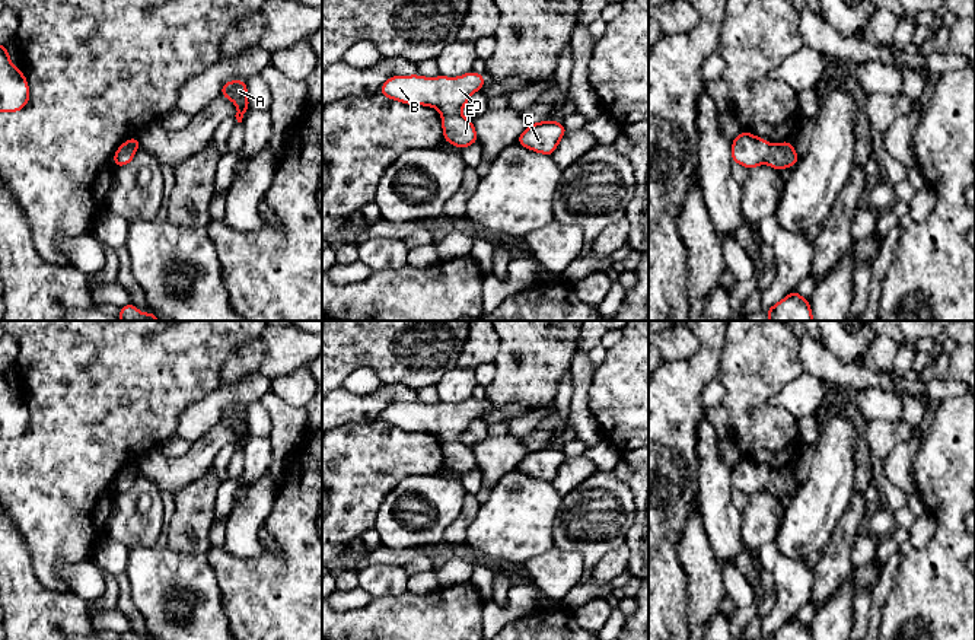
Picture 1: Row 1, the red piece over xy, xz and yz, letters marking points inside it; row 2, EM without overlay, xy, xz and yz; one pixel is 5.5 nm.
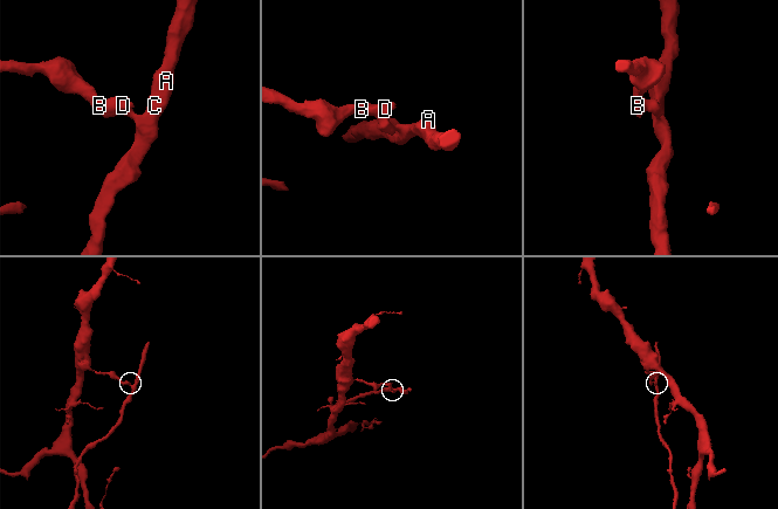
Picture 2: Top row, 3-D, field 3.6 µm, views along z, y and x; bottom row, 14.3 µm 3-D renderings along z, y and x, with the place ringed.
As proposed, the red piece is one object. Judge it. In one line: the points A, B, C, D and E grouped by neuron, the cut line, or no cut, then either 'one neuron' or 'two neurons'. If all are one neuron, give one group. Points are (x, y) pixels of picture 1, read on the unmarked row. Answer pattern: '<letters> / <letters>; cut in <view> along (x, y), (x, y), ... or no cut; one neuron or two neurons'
A C E / B D; cut in xy along (134, 477), (118, 477), (115, 480); two neurons

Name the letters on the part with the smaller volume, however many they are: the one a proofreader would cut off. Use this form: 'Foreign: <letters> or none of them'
Foreign: A, C, E

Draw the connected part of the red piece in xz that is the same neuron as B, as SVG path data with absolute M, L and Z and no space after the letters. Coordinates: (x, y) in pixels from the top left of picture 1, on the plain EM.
M474 398L461 404L392 402L382 411L379 420L407 432L437 434L440 442L461 442L471 421L481 417L484 410L484 401Z

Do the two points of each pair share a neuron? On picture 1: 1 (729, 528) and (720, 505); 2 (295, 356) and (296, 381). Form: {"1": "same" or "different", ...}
{"1": "same", "2": "different"}

